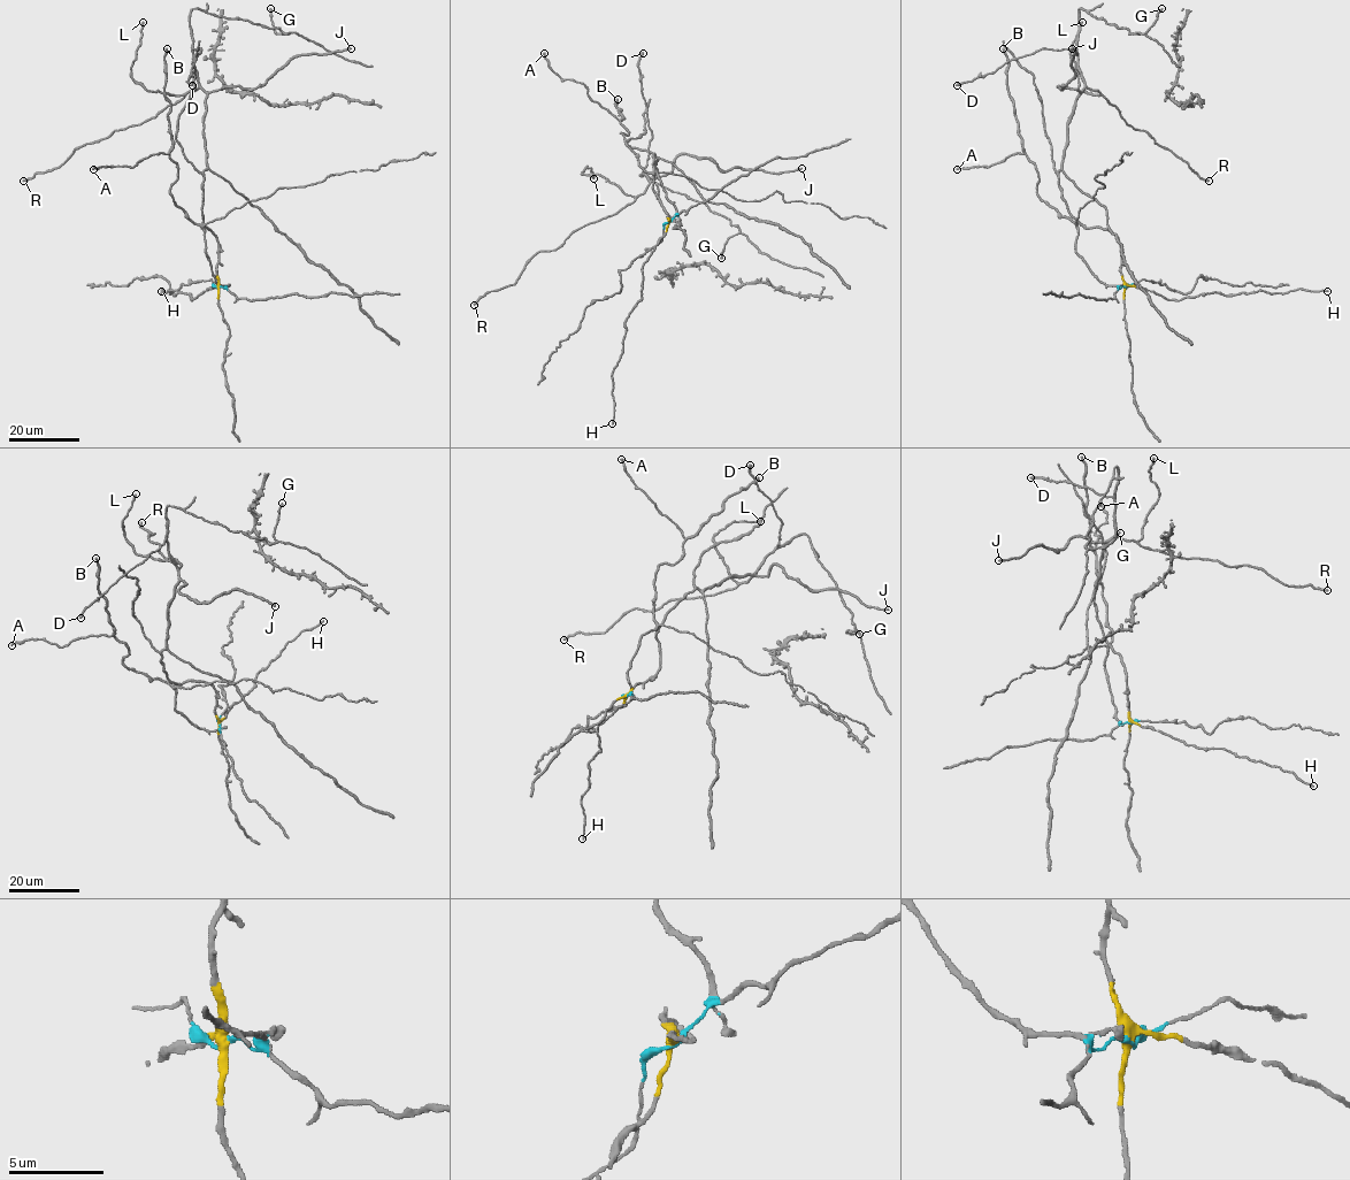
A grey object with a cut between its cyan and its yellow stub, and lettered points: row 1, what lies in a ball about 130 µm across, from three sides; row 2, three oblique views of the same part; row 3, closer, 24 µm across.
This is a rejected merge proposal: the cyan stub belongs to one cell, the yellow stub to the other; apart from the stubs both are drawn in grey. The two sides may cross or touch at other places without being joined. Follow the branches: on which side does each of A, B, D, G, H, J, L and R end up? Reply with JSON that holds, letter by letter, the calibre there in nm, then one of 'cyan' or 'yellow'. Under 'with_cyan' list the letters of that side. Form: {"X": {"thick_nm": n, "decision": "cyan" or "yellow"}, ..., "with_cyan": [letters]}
{"A": {"thick_nm": 240, "decision": "cyan"}, "B": {"thick_nm": 240, "decision": "cyan"}, "D": {"thick_nm": 480, "decision": "yellow"}, "G": {"thick_nm": 260, "decision": "yellow"}, "H": {"thick_nm": 220, "decision": "yellow"}, "J": {"thick_nm": 320, "decision": "yellow"}, "L": {"thick_nm": 320, "decision": "yellow"}, "R": {"thick_nm": 280, "decision": "yellow"}, "with_cyan": ["A", "B"]}

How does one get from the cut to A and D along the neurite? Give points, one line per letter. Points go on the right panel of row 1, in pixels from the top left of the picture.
A: (1125, 286), (1106, 285), (1076, 252), (1076, 227), (1037, 193), (1036, 166), (1025, 154), (956, 169)
D: (1125, 286), (1119, 239), (1107, 230), (1084, 227), (1061, 196), (1034, 75), (1011, 59), (995, 71), (956, 85)

